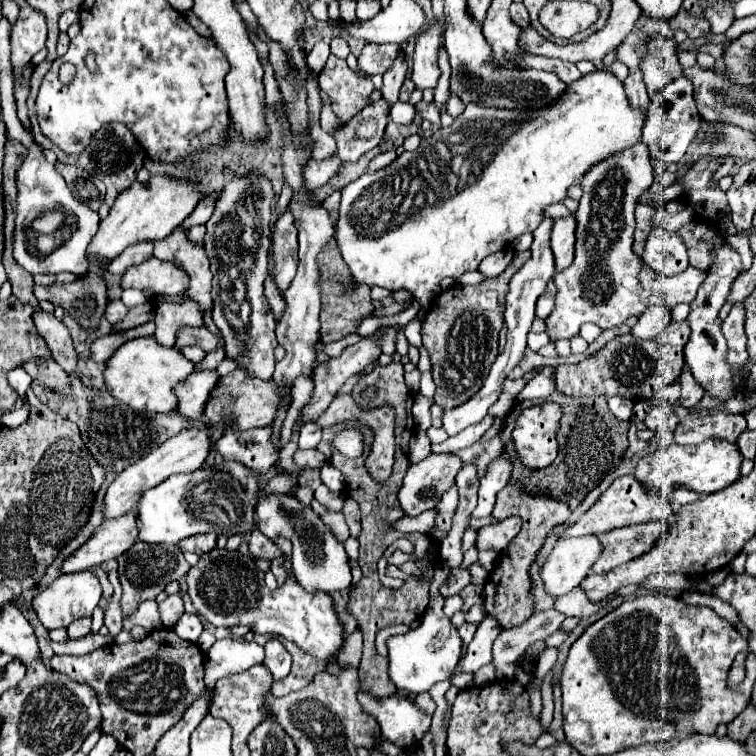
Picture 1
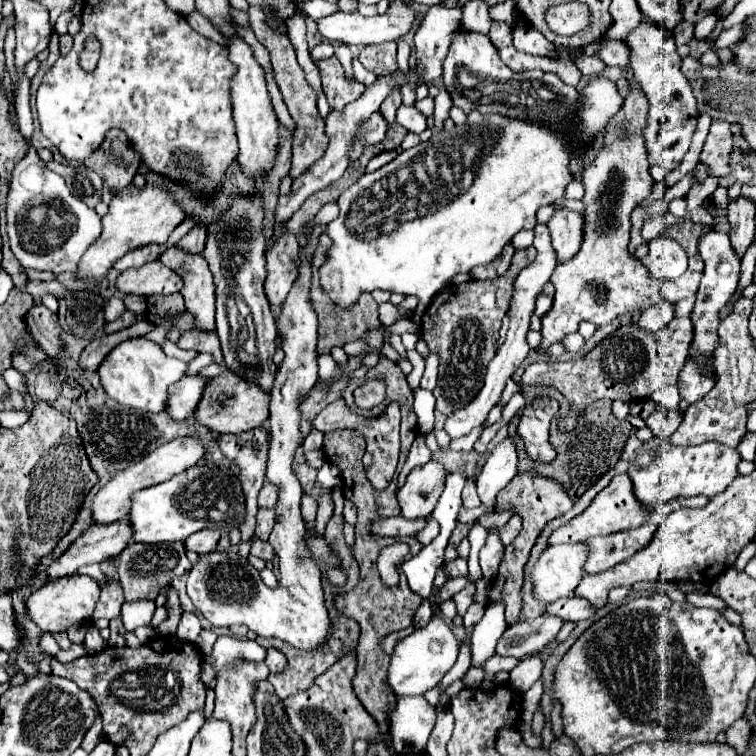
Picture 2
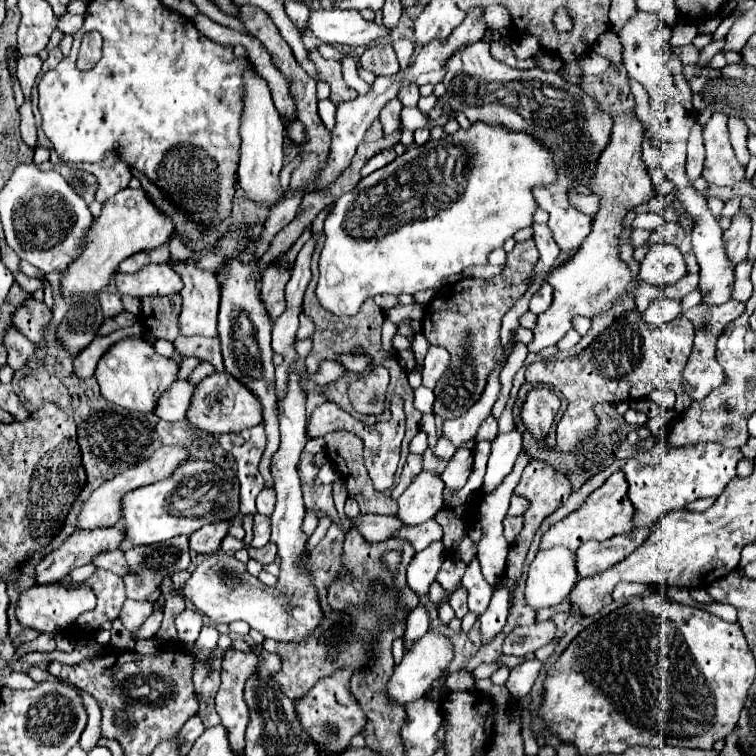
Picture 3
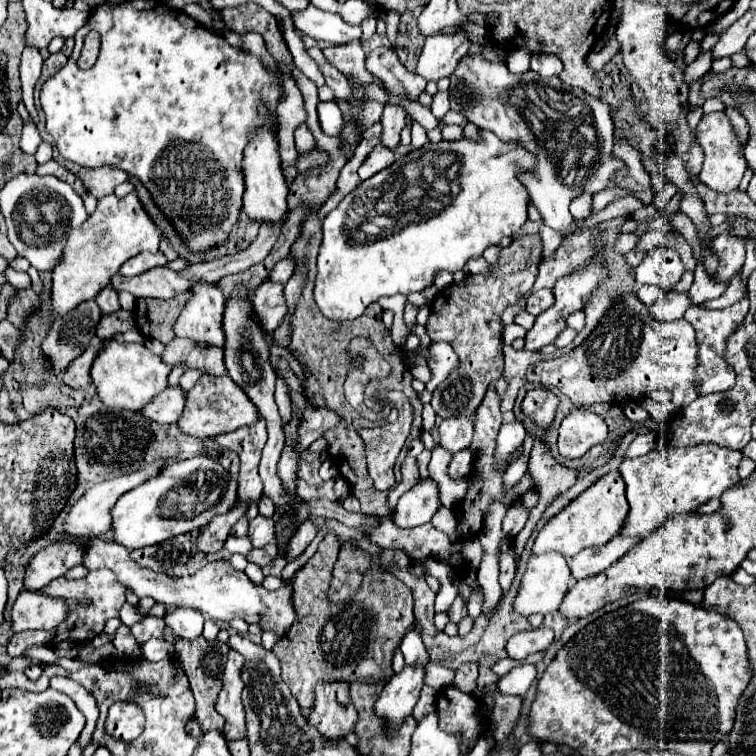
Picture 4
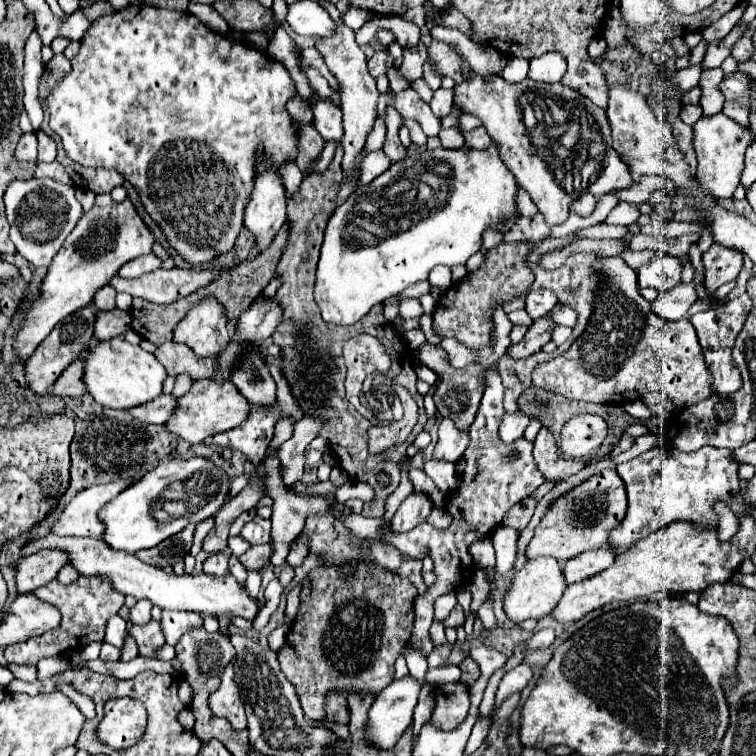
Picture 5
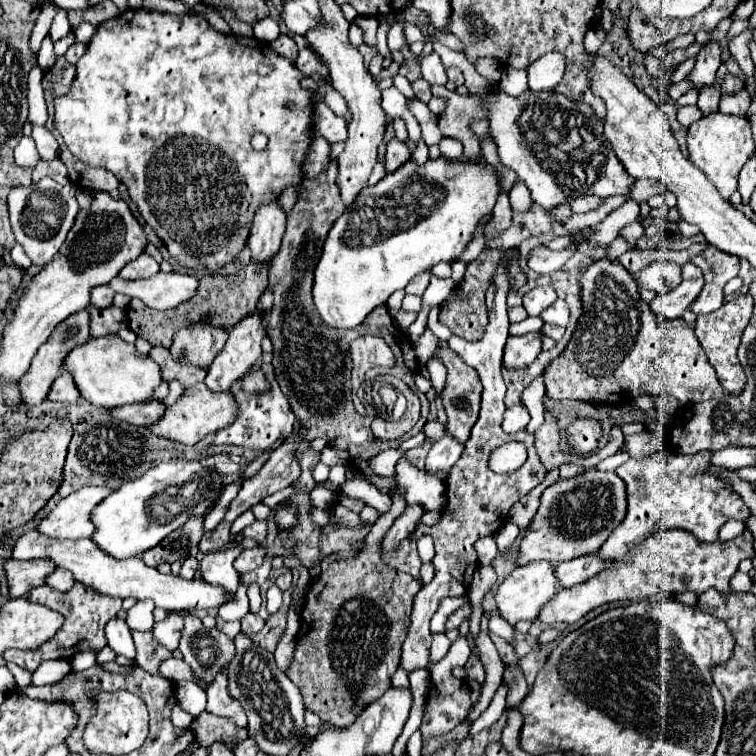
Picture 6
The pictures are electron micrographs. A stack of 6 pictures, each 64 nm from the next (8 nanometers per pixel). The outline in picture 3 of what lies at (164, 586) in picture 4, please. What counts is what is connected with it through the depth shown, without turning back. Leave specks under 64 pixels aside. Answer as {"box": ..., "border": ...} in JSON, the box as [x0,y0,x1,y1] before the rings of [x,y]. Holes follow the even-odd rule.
{"box":[92,370,322,642],"border":[[[290,370],[290,386],[282,402],[278,402],[280,416],[280,448],[272,458],[272,476],[276,490],[276,510],[272,518],[272,542],[278,546],[278,556],[282,558],[280,578],[274,588],[264,586],[258,578],[250,576],[246,566],[238,562],[232,554],[212,554],[202,564],[196,566],[192,576],[184,582],[182,594],[190,600],[200,614],[204,614],[214,624],[230,624],[234,620],[244,620],[252,628],[256,628],[264,638],[280,640],[280,642],[304,642],[312,628],[316,628],[322,620],[320,602],[316,590],[312,588],[312,580],[306,574],[308,556],[304,556],[304,548],[308,536],[302,532],[302,520],[306,514],[300,478],[296,472],[296,464],[300,452],[304,450],[306,438],[306,396],[300,384],[300,376]],[[112,550],[112,552],[102,552],[98,556],[94,556],[92,564],[96,568],[106,568],[118,576],[126,576],[130,572],[130,566],[124,558],[124,552],[122,550]]]}

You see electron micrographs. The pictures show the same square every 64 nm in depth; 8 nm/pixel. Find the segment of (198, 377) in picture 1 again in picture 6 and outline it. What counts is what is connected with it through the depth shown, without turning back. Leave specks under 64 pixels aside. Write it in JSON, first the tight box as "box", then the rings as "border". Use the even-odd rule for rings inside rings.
{"box":[110,402,164,426],"border":[[[148,402],[148,404],[128,404],[128,406],[120,406],[120,408],[112,408],[110,416],[120,420],[120,422],[128,422],[128,424],[136,424],[136,426],[148,426],[152,424],[152,420],[160,418],[160,412],[164,412],[164,404],[162,402]]]}

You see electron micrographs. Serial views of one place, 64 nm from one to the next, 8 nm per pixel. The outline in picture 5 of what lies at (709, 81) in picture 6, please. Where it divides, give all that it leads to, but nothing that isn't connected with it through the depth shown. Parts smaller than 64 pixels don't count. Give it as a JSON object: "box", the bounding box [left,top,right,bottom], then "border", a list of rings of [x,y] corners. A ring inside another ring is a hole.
{"box":[702,26,746,70],"border":[[[734,26],[732,28],[732,32],[726,36],[726,38],[722,38],[722,40],[718,40],[718,42],[712,42],[712,44],[708,44],[708,48],[706,48],[706,56],[704,56],[704,60],[702,60],[702,70],[712,70],[712,68],[718,68],[722,62],[724,62],[724,58],[726,56],[730,56],[730,48],[734,46],[734,42],[742,36],[742,32],[746,30],[746,26]]]}

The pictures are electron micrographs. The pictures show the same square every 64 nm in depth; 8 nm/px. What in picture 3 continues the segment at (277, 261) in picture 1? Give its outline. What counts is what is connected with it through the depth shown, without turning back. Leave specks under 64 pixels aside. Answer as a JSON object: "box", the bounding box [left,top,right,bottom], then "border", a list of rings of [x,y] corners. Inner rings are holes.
{"box":[260,264,290,322],"border":[[[272,264],[272,268],[268,268],[268,272],[264,272],[264,276],[260,280],[260,300],[266,306],[268,318],[272,322],[286,310],[284,286],[286,286],[288,278],[290,278],[288,270],[280,270],[280,268],[276,268],[276,264]]]}

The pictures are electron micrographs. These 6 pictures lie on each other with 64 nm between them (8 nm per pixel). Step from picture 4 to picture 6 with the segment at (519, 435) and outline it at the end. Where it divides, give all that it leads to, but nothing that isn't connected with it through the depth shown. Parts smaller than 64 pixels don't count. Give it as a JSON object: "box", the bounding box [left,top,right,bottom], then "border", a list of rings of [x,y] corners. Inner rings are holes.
{"box":[502,404,530,434],"border":[[[516,404],[516,406],[512,406],[512,408],[508,408],[508,410],[506,410],[502,428],[504,428],[504,432],[514,434],[514,432],[518,432],[520,428],[526,428],[526,424],[528,424],[528,422],[530,422],[528,408],[526,408],[524,404]]]}

